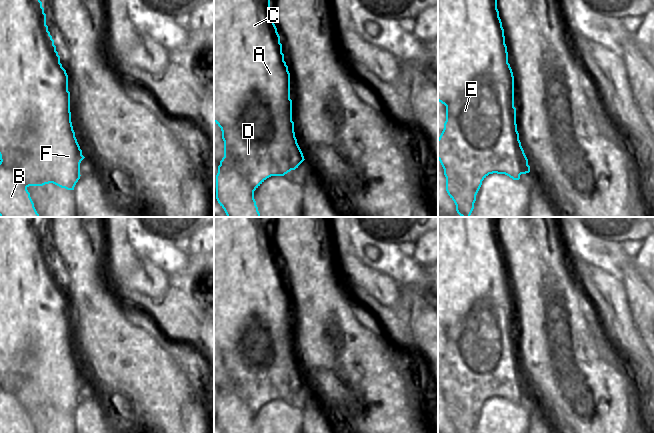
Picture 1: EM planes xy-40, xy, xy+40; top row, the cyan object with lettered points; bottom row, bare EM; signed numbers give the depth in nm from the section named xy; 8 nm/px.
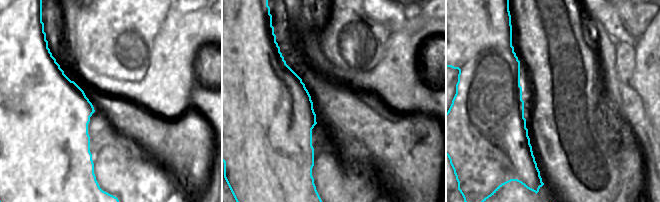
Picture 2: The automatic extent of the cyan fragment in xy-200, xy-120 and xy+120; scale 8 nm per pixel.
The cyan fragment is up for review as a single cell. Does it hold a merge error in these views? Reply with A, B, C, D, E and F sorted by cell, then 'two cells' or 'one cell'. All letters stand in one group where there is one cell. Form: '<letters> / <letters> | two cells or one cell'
A C F / B D E | two cells

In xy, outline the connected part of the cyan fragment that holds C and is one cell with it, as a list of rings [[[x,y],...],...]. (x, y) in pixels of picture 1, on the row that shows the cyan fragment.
[[[214,0],[214,122],[220,128],[231,126],[244,103],[257,91],[266,95],[273,110],[292,110],[290,73],[284,61],[270,0]]]

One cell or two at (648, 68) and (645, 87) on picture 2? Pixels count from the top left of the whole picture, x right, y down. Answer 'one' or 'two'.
one

